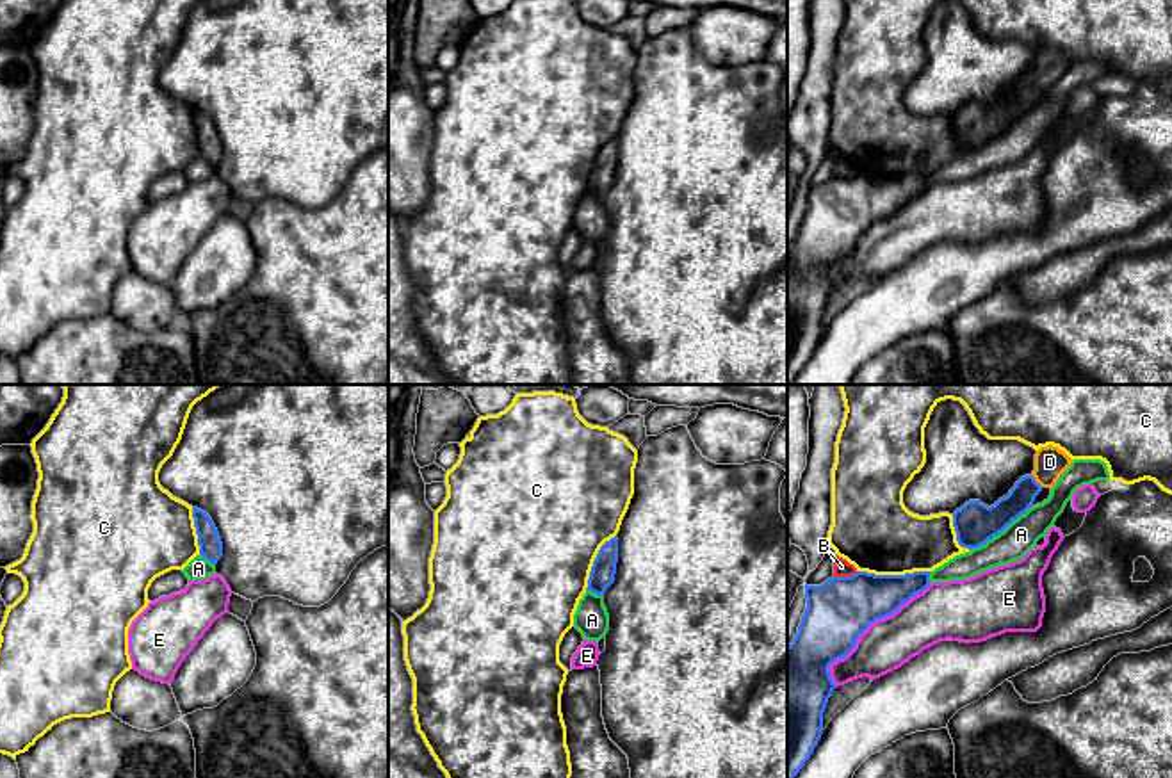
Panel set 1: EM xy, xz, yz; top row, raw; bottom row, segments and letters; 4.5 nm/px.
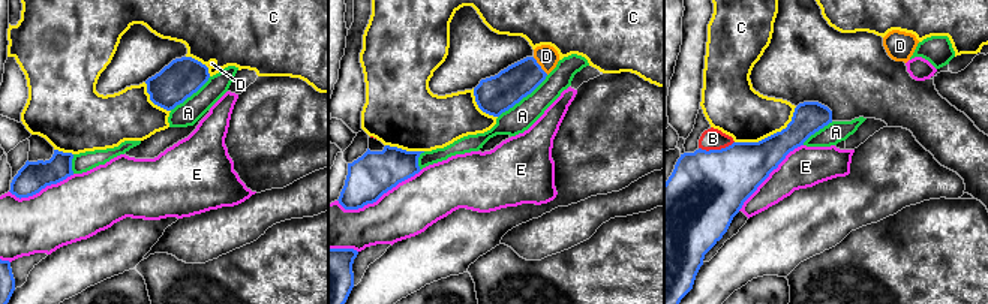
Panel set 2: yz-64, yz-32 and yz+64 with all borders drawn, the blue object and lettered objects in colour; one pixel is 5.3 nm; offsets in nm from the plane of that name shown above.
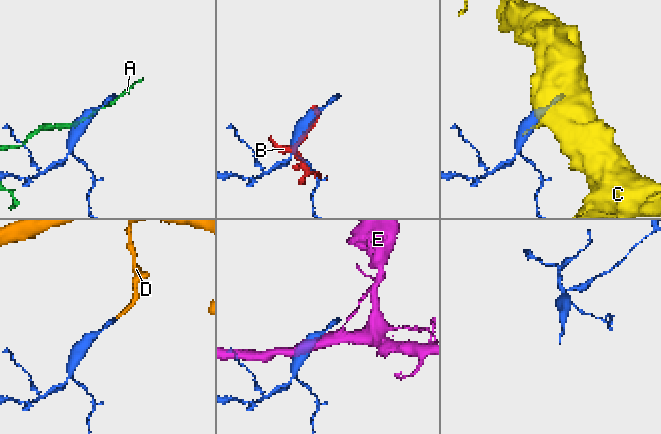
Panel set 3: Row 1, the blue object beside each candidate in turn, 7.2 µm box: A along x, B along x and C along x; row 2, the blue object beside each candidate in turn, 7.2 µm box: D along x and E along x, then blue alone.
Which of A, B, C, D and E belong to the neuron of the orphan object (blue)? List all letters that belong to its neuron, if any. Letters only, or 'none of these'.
D

